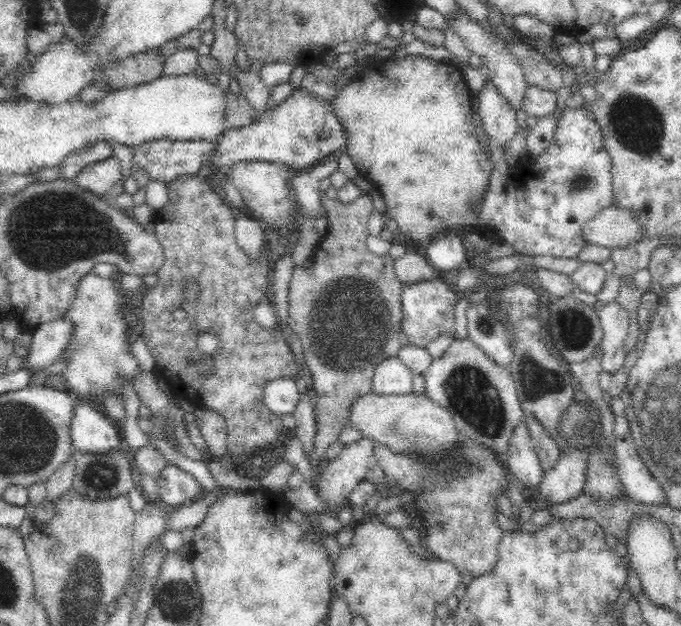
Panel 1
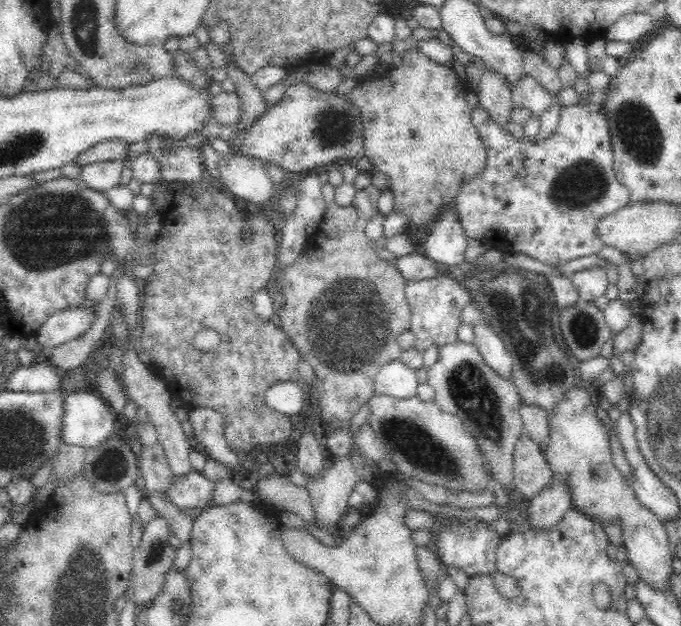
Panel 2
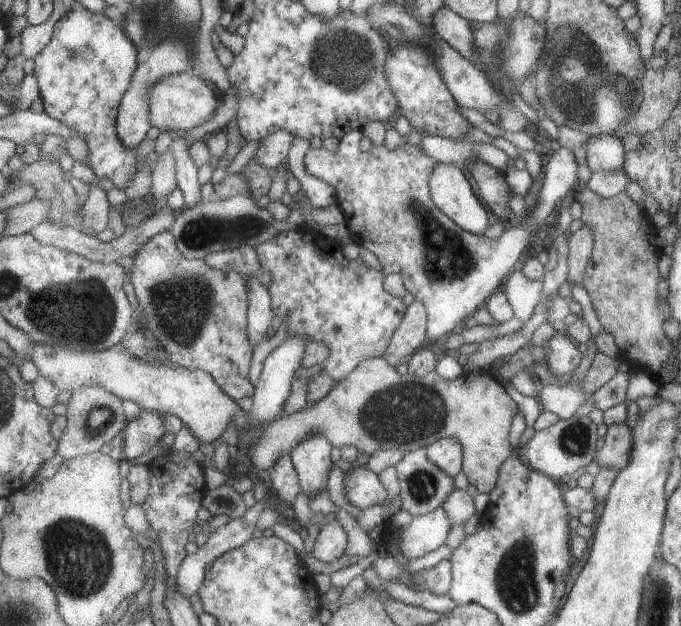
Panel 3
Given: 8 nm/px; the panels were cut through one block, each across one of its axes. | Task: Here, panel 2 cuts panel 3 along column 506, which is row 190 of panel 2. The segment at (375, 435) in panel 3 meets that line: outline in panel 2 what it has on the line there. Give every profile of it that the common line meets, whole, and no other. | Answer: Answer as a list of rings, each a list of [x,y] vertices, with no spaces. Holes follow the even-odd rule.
[[[416,49],[403,53],[400,60],[404,64],[388,72],[386,78],[358,85],[354,92],[348,94],[348,102],[356,105],[361,113],[366,158],[376,166],[376,170],[390,176],[395,198],[394,211],[406,213],[412,224],[422,226],[434,222],[444,209],[451,208],[454,204],[452,196],[458,194],[464,179],[484,170],[487,150],[471,122],[471,111],[464,99],[469,89],[462,86],[452,67],[440,65]]]

